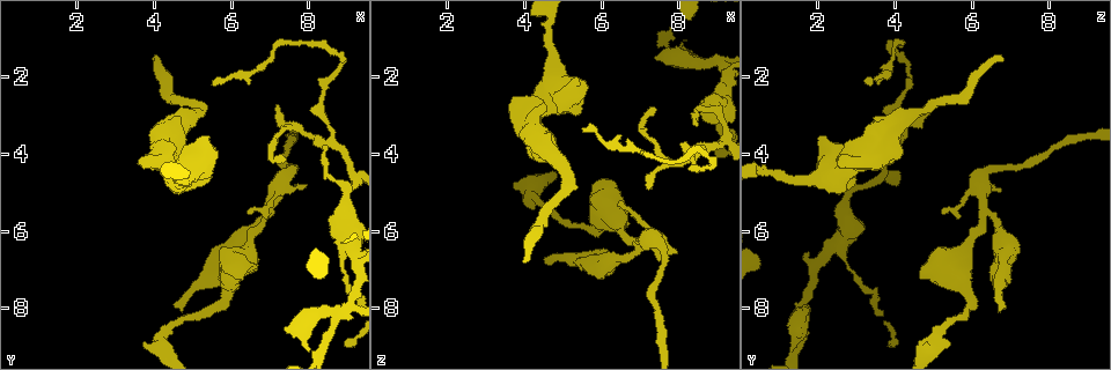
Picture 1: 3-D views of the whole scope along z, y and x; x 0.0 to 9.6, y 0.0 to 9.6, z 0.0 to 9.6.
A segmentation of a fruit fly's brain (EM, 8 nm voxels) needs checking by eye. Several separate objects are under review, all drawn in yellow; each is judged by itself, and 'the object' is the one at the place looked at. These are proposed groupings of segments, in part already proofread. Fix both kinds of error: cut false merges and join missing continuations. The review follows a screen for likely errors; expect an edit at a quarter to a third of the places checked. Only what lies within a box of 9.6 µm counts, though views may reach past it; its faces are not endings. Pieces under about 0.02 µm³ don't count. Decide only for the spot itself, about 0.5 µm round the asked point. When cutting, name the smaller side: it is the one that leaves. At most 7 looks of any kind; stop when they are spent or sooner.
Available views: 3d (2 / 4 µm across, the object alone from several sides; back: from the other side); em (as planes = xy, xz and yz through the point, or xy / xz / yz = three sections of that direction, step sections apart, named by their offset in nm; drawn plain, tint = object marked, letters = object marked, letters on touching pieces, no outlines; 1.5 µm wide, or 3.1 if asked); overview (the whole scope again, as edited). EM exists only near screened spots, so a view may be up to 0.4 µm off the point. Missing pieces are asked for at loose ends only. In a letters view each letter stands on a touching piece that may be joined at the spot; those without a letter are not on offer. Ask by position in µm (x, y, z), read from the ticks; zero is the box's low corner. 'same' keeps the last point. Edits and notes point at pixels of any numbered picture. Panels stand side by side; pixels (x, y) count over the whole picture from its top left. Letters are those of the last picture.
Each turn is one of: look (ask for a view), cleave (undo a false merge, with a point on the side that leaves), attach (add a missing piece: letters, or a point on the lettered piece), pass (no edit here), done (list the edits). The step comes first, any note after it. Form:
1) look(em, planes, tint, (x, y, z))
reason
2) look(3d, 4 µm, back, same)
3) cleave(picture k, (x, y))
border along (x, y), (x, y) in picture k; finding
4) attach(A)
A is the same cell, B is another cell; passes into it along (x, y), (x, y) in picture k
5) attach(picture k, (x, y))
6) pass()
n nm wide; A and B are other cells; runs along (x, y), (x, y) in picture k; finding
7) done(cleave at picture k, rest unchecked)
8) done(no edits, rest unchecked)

look(em, planes, letters, (5.45, 2.20, 3.40))
tapers out

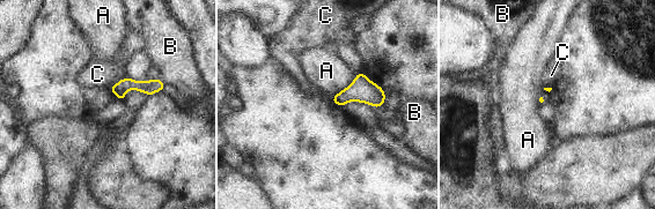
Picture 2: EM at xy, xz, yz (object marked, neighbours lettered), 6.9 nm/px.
pass()
A, B and C are other cells; border along (357, 74), (346, 87), (333, 96) in picture 2; no lettered piece goes on from it

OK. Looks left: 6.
look(em, xy, step 8, tint, (4.60, 4.55, 0.70))
thin neck

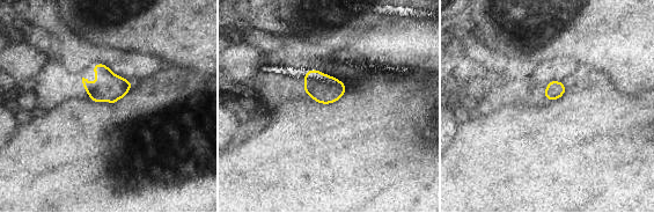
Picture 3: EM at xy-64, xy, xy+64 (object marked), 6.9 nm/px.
look(em, planes, letters, same)
another direction

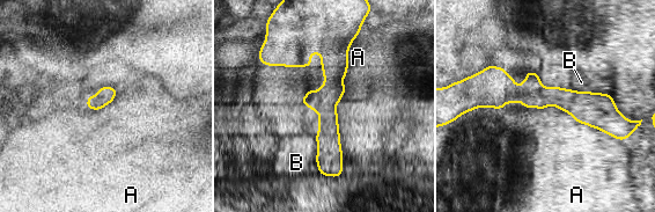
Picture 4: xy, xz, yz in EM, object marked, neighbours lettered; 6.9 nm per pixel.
pass()
A touches over 360 nm; A and B are other cells; runs along (477, 102), (535, 94), (616, 114) in picture 4; continuous, no second neuron

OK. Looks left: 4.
look(em, xz, step 4, tint, (4.70, 8.10, 6.70))
free end

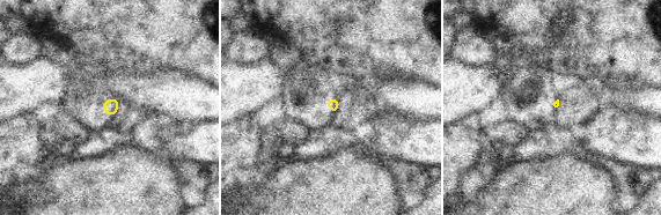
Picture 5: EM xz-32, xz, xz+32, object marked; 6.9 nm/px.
look(em, planes, letters, same)

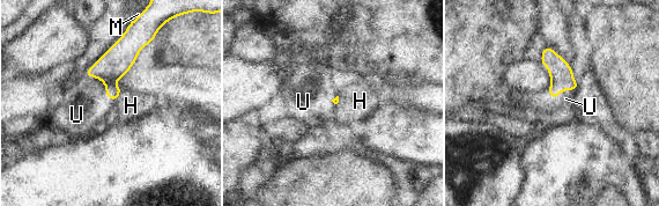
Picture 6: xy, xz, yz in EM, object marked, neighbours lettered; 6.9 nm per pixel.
attach(U)
U is the same cell, H and M are other cells; passes into it along (561, 74), (563, 90), (565, 98) in picture 6; the neuron continues

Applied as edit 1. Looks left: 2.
done(attach at picture 6, rest unchecked)

